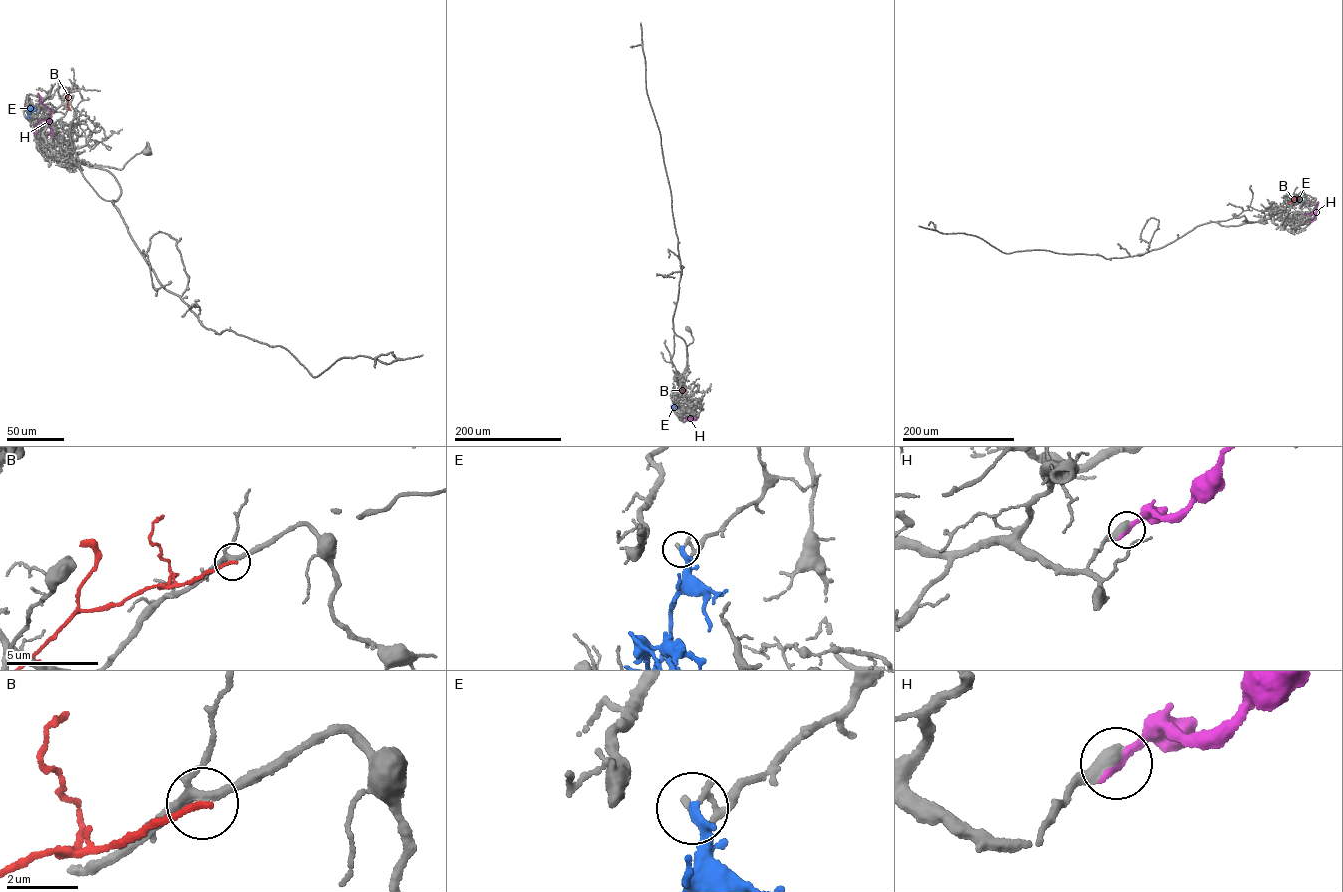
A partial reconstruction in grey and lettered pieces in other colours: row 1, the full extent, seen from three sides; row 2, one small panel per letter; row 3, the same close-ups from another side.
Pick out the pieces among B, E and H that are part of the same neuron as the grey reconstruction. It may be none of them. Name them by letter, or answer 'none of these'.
none of these

